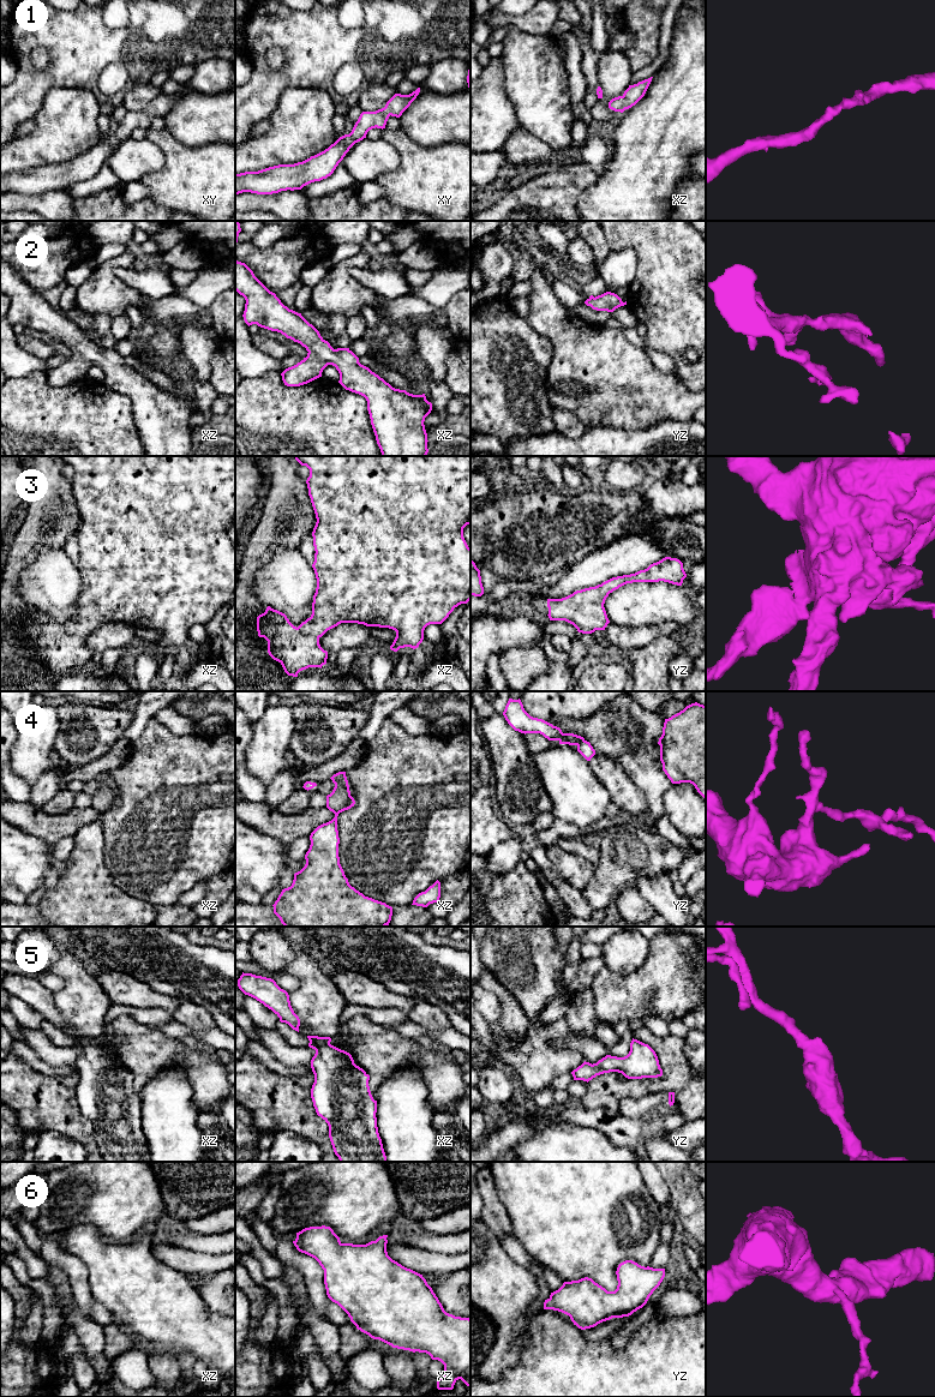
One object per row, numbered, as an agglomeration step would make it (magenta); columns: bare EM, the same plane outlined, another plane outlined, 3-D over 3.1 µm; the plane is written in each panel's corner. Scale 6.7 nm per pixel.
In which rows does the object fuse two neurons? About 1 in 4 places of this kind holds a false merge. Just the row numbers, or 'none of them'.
4

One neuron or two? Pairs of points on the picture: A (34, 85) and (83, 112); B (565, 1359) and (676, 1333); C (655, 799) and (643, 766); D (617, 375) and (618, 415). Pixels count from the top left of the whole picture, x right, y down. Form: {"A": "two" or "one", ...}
{"A": "two", "B": "one", "C": "one", "D": "one"}

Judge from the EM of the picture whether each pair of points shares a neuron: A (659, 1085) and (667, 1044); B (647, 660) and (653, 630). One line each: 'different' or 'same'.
A: same
B: different

